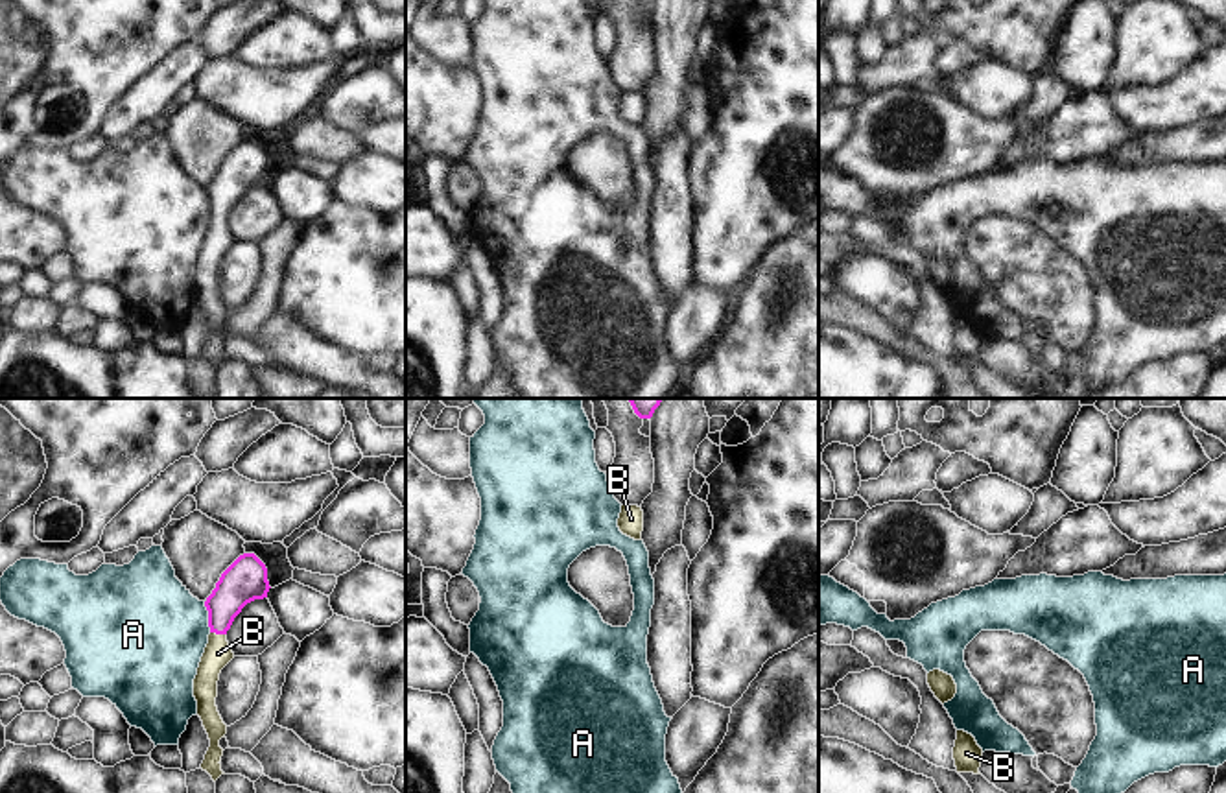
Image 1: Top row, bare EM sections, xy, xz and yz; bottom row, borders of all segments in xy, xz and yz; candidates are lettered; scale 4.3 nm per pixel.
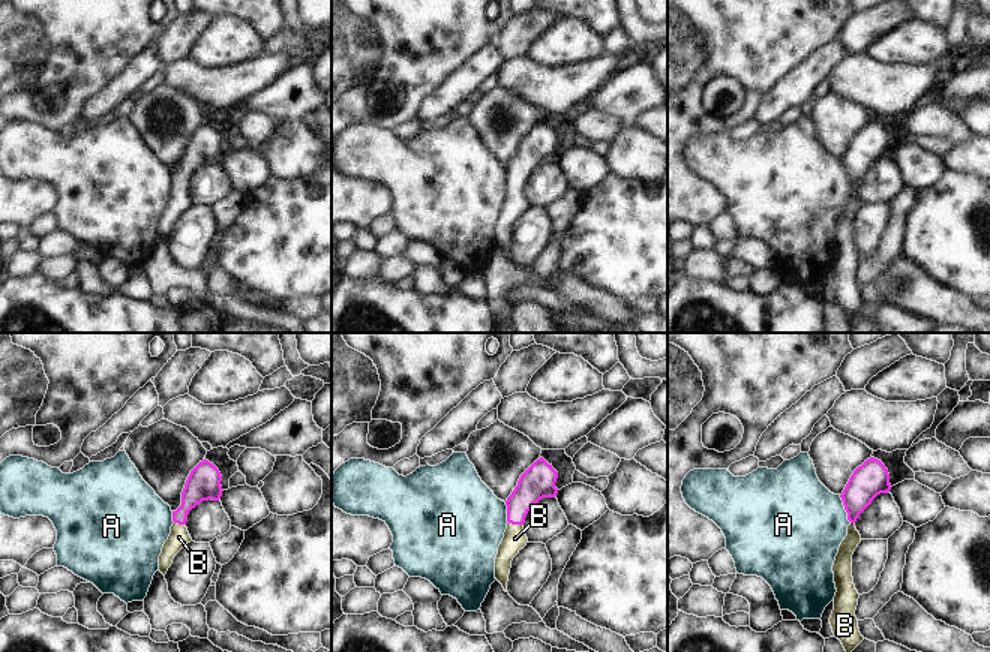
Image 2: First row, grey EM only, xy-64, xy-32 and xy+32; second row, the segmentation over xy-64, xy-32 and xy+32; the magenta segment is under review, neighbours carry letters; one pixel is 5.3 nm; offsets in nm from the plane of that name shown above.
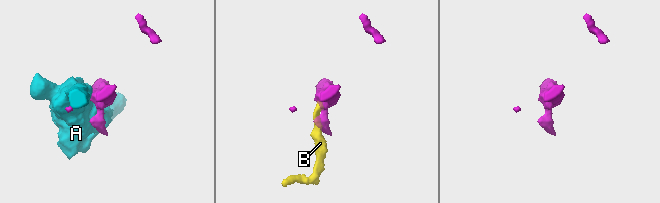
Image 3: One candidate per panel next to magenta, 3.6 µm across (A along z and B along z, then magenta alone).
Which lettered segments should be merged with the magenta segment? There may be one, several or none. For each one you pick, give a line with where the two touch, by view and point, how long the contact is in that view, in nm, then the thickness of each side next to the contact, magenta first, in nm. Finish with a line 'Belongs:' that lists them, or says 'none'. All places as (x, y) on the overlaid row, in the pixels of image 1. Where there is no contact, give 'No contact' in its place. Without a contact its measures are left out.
B: Touches magenta at xy (218, 633). Shared border 70 nm. Thickness 180 nm (magenta) against 120 nm
Belongs: B

